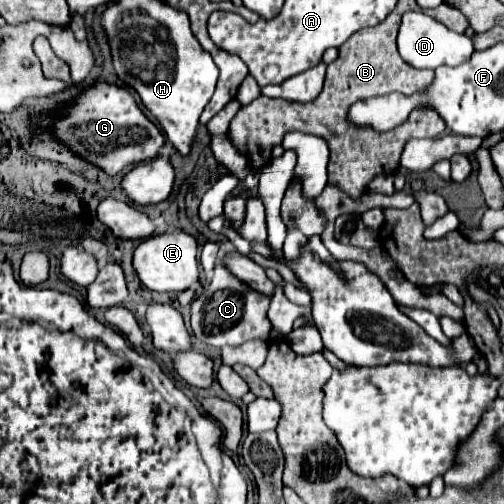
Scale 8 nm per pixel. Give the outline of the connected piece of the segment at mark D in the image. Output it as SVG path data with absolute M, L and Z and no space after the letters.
M406 12L402 16L400 32L398 32L398 50L400 56L414 68L438 68L438 66L458 66L470 58L474 52L472 40L466 34L458 34L448 30L444 24L432 20L424 12Z

